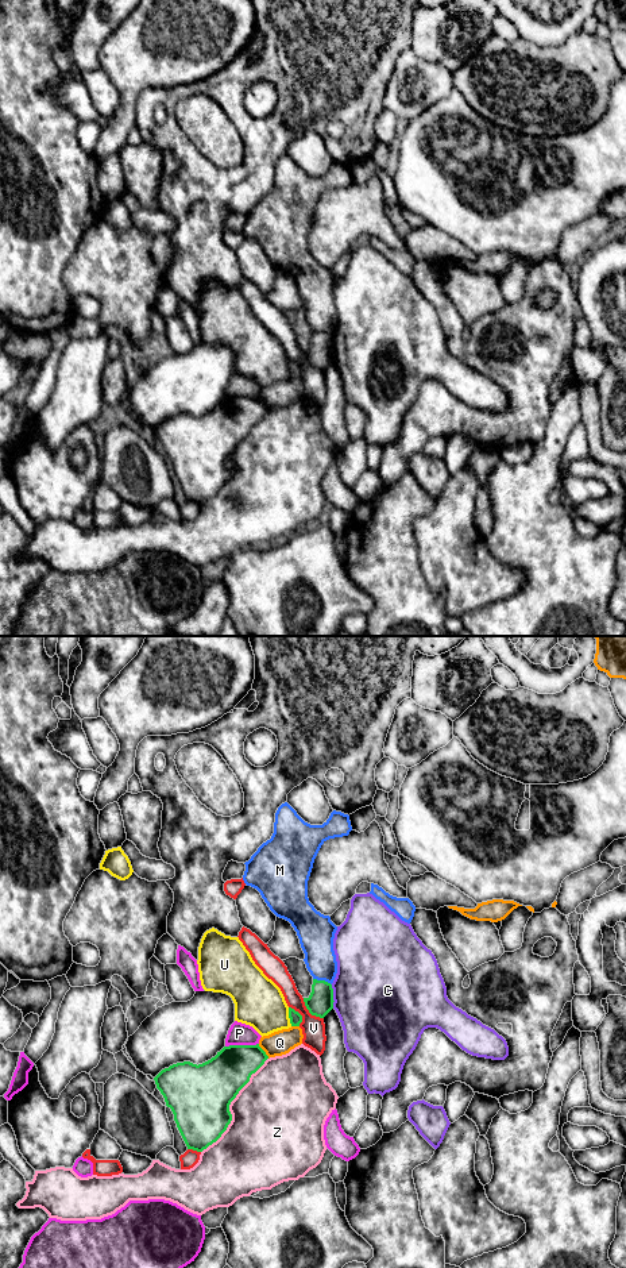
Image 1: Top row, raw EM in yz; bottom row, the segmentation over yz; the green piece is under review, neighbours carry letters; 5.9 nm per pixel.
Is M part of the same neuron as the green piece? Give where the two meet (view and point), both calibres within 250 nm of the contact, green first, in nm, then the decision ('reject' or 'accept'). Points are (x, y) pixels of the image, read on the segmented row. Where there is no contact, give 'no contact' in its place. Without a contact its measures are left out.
yz (323, 981) | 160/200 nm | reject

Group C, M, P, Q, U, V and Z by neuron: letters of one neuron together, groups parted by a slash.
C / M P / Q / U / V / Z

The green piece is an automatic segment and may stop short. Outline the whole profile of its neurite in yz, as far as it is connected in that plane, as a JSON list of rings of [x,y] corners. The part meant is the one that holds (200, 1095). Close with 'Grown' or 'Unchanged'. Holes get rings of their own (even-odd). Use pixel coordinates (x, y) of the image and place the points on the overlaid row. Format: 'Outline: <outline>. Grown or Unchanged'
Outline: [[[259,1044],[229,1045],[202,1064],[177,1063],[154,1078],[166,1106],[174,1114],[174,1121],[188,1149],[202,1152],[221,1137],[232,1121],[231,1102],[267,1059],[268,1056]]]. Unchanged

